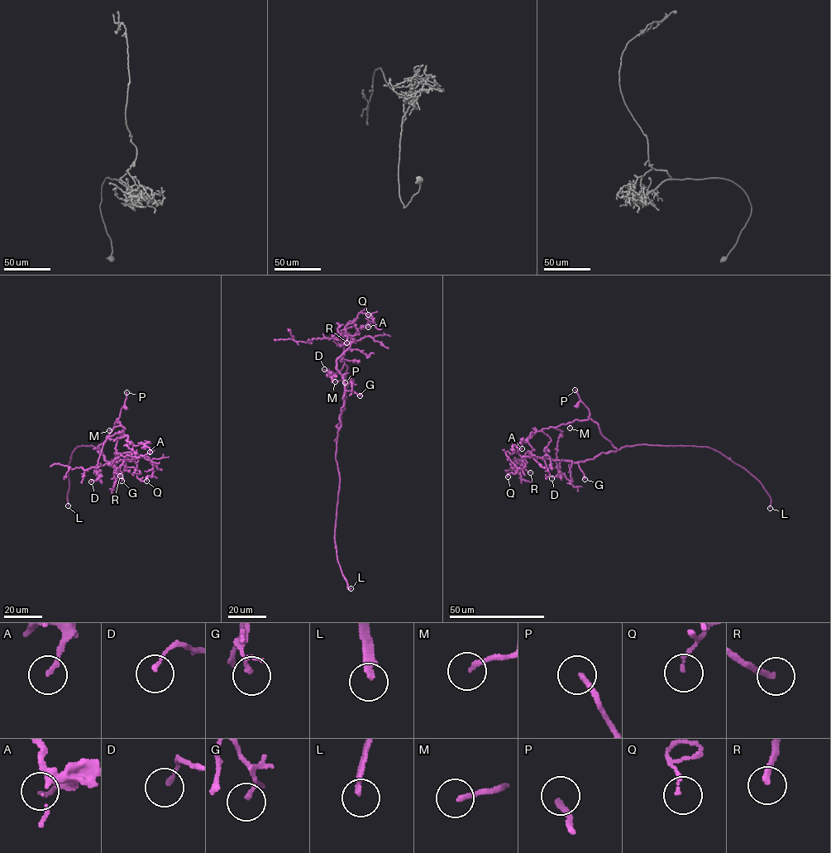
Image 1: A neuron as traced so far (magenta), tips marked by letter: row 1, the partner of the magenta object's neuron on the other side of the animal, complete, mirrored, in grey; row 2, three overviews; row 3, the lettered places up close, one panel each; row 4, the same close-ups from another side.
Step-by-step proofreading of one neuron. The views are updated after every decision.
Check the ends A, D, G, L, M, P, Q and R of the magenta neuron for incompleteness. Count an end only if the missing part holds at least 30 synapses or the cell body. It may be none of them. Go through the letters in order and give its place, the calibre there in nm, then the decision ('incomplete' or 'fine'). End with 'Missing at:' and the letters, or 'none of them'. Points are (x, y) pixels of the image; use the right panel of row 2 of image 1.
A: place (522, 448); calibre 160 nm; fine
D: place (551, 478); calibre 140 nm; fine
G: place (585, 479); calibre 110 nm; fine
L: place (770, 508); calibre 200 nm; incomplete
M: place (570, 428); calibre 160 nm; fine
P: place (575, 390); calibre 200 nm; incomplete
Q: place (508, 476); calibre 120 nm; fine
R: place (530, 472); calibre 240 nm; incomplete
Missing at: L, P, R

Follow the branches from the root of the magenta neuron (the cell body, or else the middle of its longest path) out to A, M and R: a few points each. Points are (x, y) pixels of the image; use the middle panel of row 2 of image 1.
A: (341, 414), (347, 367), (343, 358), (345, 342), (368, 323), (368, 327)
M: (341, 414), (346, 379), (335, 381)
R: (341, 414), (336, 426), (338, 430), (345, 383), (336, 361), (352, 339), (344, 333), (346, 342)

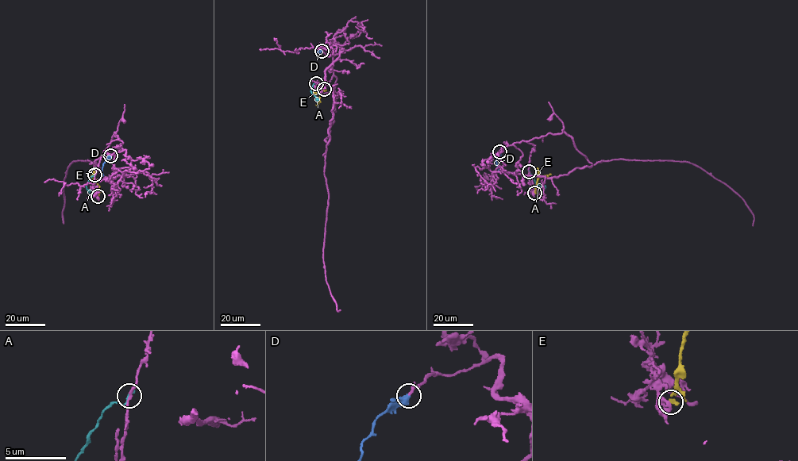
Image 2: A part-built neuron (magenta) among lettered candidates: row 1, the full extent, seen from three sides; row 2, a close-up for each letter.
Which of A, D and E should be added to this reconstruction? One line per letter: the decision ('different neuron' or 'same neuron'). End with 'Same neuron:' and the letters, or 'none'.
A: different neuron
D: same neuron
E: different neuron
Same neuron: D

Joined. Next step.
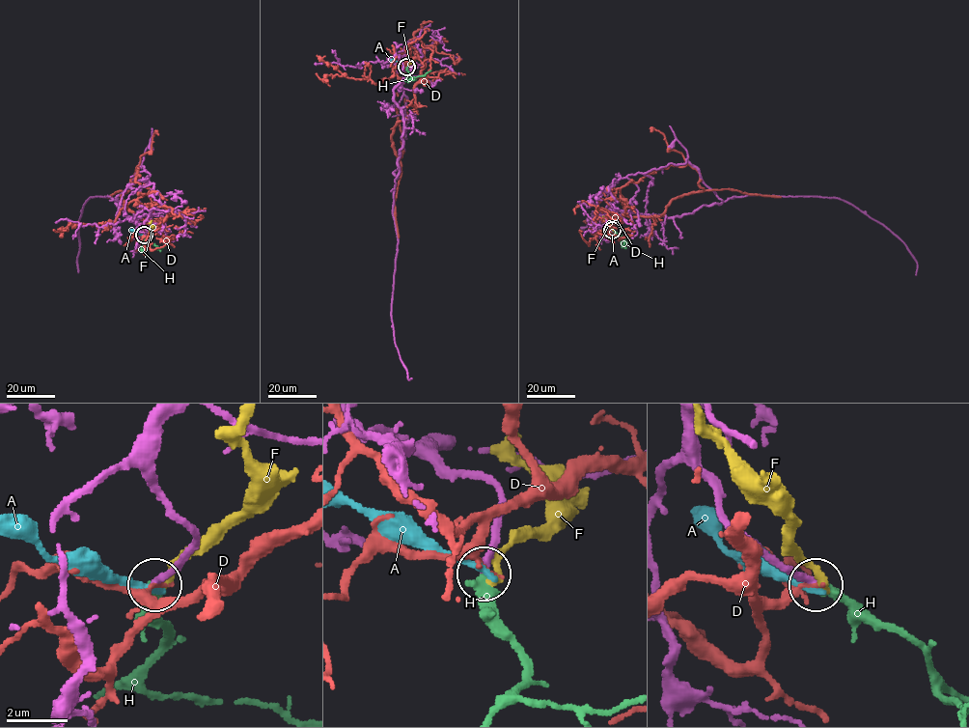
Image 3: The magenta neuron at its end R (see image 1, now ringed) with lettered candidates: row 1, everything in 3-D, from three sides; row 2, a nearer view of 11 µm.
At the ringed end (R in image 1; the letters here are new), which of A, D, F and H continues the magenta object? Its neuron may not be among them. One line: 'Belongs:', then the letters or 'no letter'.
Belongs: H

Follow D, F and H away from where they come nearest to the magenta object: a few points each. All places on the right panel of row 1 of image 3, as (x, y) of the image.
D: (612, 230), (609, 212), (660, 216), (703, 189), (700, 175), (651, 171), (621, 188), (622, 222), (583, 221)
F: (612, 230), (602, 215)
H: (612, 230), (624, 240), (622, 245), (621, 241)

